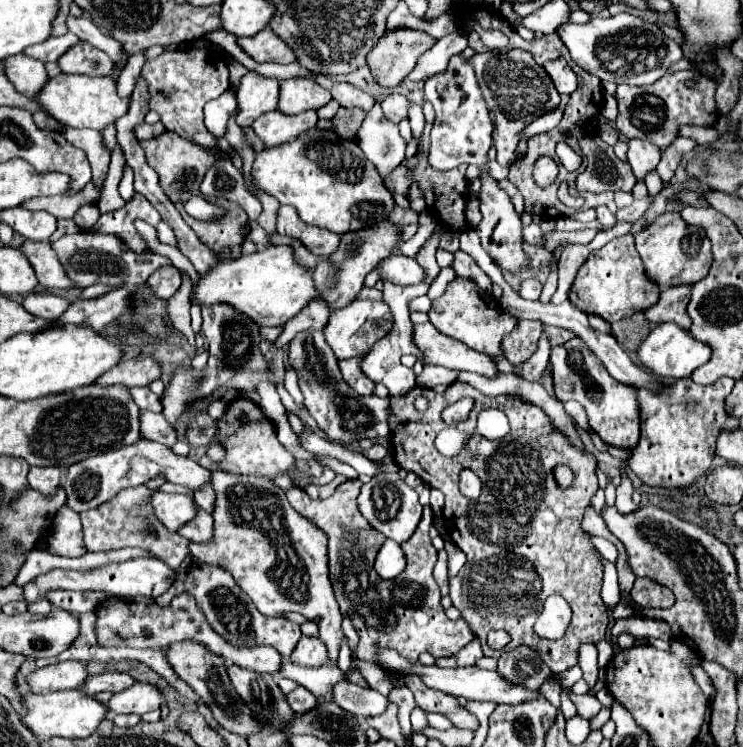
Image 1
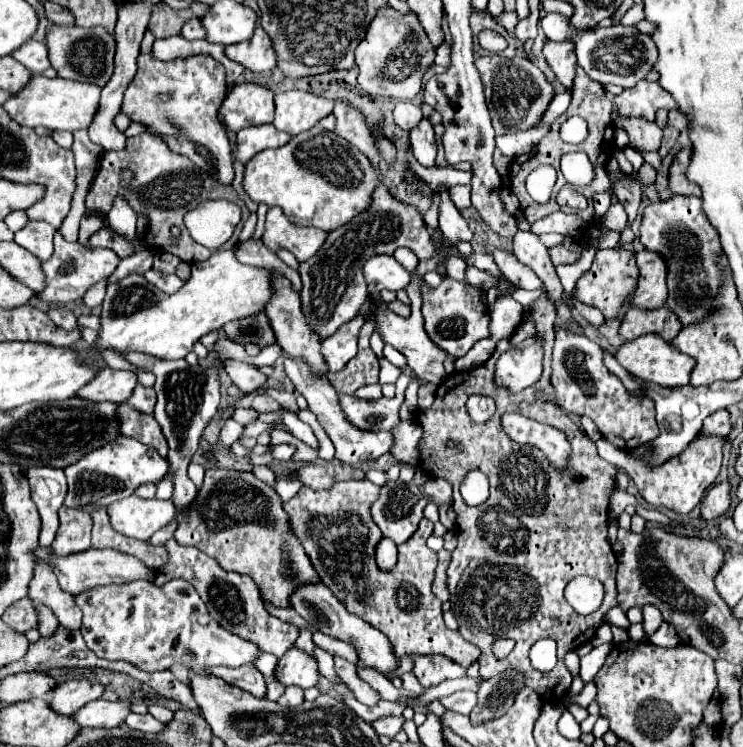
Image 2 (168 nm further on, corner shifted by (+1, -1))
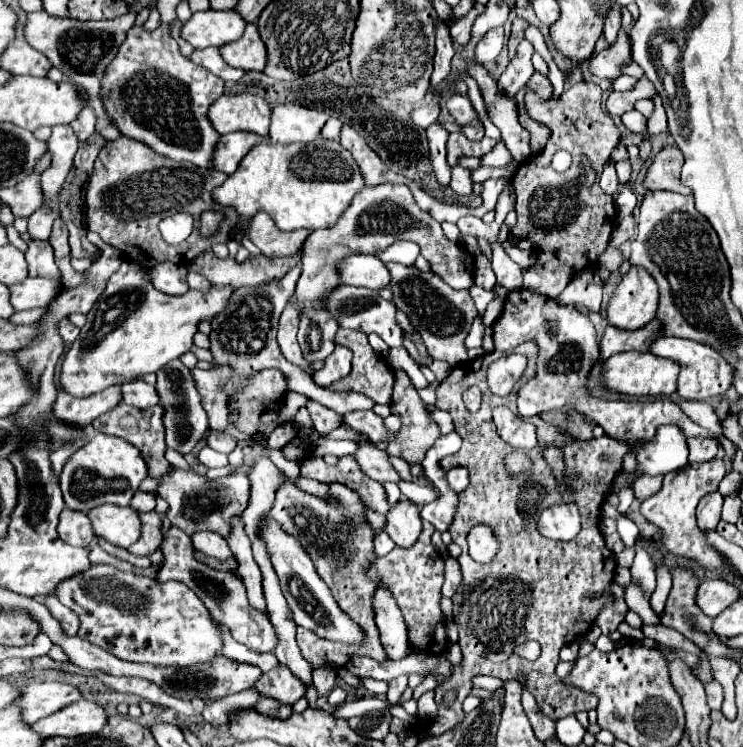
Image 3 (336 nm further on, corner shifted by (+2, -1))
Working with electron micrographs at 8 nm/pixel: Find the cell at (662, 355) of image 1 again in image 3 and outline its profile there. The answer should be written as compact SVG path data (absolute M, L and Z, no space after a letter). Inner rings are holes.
M621 351L615 353L603 365L603 383L611 391L619 391L625 395L653 395L653 397L671 397L677 391L679 363L673 359L665 359L659 355L651 355L651 351Z

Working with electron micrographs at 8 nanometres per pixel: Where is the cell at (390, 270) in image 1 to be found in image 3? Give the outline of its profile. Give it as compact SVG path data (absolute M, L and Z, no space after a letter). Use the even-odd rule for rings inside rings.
M351 255L351 259L343 259L343 263L339 263L339 273L343 275L345 285L367 287L373 291L391 287L391 273L375 255Z

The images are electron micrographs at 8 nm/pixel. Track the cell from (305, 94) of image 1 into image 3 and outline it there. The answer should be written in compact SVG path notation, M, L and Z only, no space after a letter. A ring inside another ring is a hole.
M299 103L275 105L269 127L271 143L309 143L321 133L327 119L329 113L309 109Z

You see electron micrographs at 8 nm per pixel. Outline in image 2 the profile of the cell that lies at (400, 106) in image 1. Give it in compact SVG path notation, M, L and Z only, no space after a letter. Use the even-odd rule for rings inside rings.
M406 101L406 103L398 103L396 109L394 109L394 119L396 123L402 127L402 129L412 129L416 123L420 123L424 115L420 113L420 107L416 107L412 101Z

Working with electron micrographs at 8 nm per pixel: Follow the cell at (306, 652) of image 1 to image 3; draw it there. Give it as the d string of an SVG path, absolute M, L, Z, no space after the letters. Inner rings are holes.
M283 663L273 667L269 673L263 673L259 677L259 681L255 683L255 689L263 697L273 697L273 699L287 703L287 705L293 705L307 691L305 683L299 677L295 677L289 671L289 667L285 667Z

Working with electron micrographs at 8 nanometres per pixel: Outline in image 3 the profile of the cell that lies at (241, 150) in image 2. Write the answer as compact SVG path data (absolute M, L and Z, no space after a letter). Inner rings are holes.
M235 131L223 135L215 151L215 169L231 175L241 159L259 143L269 143L269 135L255 135L251 131Z

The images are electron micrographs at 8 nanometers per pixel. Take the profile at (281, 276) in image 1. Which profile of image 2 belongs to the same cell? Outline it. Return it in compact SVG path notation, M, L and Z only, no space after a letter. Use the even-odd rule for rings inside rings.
M216 251L210 259L194 263L190 281L174 295L152 287L144 275L132 273L108 285L100 313L98 341L92 347L90 359L96 361L102 349L114 349L118 353L140 351L156 359L182 359L208 331L220 329L228 321L260 313L270 295L270 273L238 263L234 251Z

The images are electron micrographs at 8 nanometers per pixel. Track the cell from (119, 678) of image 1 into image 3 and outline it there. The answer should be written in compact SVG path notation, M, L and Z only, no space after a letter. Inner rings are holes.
M31 683L23 687L19 705L23 707L25 721L37 723L39 719L79 701L81 697L81 691L67 683Z

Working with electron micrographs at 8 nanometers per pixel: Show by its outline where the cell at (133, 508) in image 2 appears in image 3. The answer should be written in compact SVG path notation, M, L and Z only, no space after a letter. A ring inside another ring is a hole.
M103 505L87 513L95 535L119 547L131 547L141 535L141 519L133 507Z

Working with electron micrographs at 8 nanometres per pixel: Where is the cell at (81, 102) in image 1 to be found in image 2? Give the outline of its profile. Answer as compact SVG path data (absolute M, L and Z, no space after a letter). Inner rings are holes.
M34 75L32 81L26 83L18 93L4 103L4 111L20 125L26 127L48 127L50 131L76 131L82 127L90 127L92 117L98 107L100 99L100 87L92 83L80 83L80 81L68 81L62 77L48 79L44 75Z

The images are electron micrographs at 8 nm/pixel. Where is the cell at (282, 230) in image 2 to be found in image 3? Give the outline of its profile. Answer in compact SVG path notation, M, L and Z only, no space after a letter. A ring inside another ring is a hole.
M261 211L251 219L251 229L249 229L251 241L267 257L289 257L299 253L309 233L311 231L303 231L303 229L281 231L279 227L275 227L271 215L267 215L265 211Z

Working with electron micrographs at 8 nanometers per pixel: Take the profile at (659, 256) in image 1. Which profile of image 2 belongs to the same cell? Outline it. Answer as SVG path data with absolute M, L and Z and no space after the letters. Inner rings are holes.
M640 251L636 253L636 265L638 265L640 277L630 297L630 307L642 309L642 311L664 307L664 301L668 297L664 259L652 251Z

